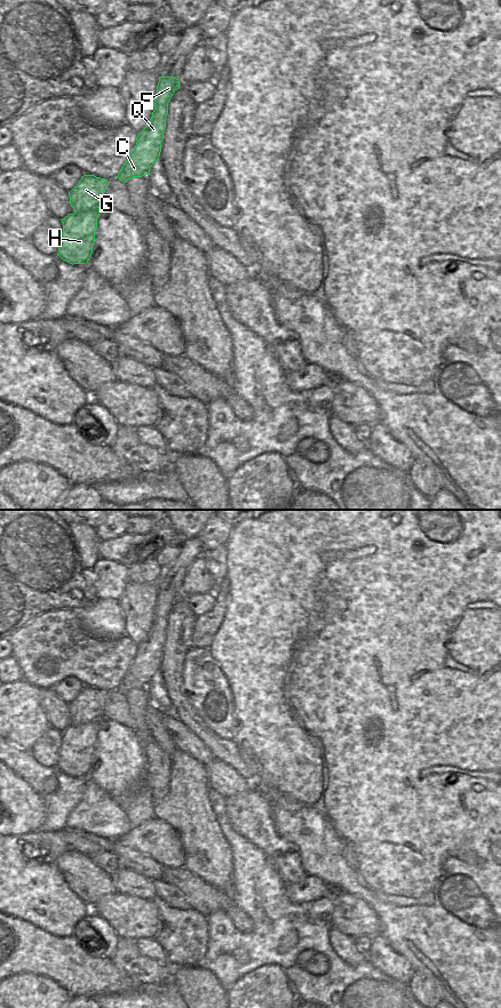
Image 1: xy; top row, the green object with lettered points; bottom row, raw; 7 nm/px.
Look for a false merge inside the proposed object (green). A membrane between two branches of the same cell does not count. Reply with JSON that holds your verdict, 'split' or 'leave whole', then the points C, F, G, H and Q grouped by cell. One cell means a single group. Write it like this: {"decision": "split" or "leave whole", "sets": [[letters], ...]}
{"decision": "split", "sets": [["C", "F", "H", "Q"], ["G"]]}

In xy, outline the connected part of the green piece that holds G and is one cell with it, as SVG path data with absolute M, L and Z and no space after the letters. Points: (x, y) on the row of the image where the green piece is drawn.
M84 175L69 192L70 205L74 214L102 207L108 179L94 175Z

